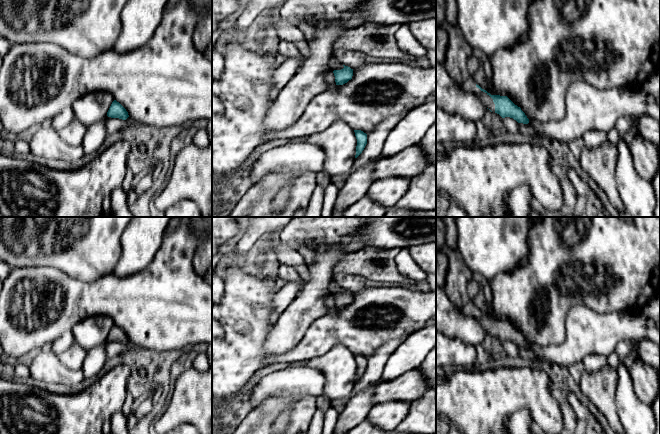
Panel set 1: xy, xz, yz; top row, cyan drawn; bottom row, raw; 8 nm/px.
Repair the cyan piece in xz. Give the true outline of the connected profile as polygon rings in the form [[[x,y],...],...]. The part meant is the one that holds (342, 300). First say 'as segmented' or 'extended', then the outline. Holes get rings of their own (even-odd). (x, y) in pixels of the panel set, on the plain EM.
as segmented; [[[345,289],[343,290],[344,290],[343,293],[333,295],[336,309],[343,309],[352,303],[353,293]]]

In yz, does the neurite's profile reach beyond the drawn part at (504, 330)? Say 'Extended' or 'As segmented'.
Extended

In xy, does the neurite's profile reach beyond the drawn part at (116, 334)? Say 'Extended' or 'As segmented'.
As segmented

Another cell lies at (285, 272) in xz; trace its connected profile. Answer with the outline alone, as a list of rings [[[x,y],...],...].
[[[278,264],[274,270],[274,275],[276,278],[282,279],[285,283],[300,281],[298,272],[286,264]]]

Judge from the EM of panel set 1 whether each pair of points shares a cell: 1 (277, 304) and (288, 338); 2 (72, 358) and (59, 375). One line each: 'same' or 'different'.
1: different
2: different

